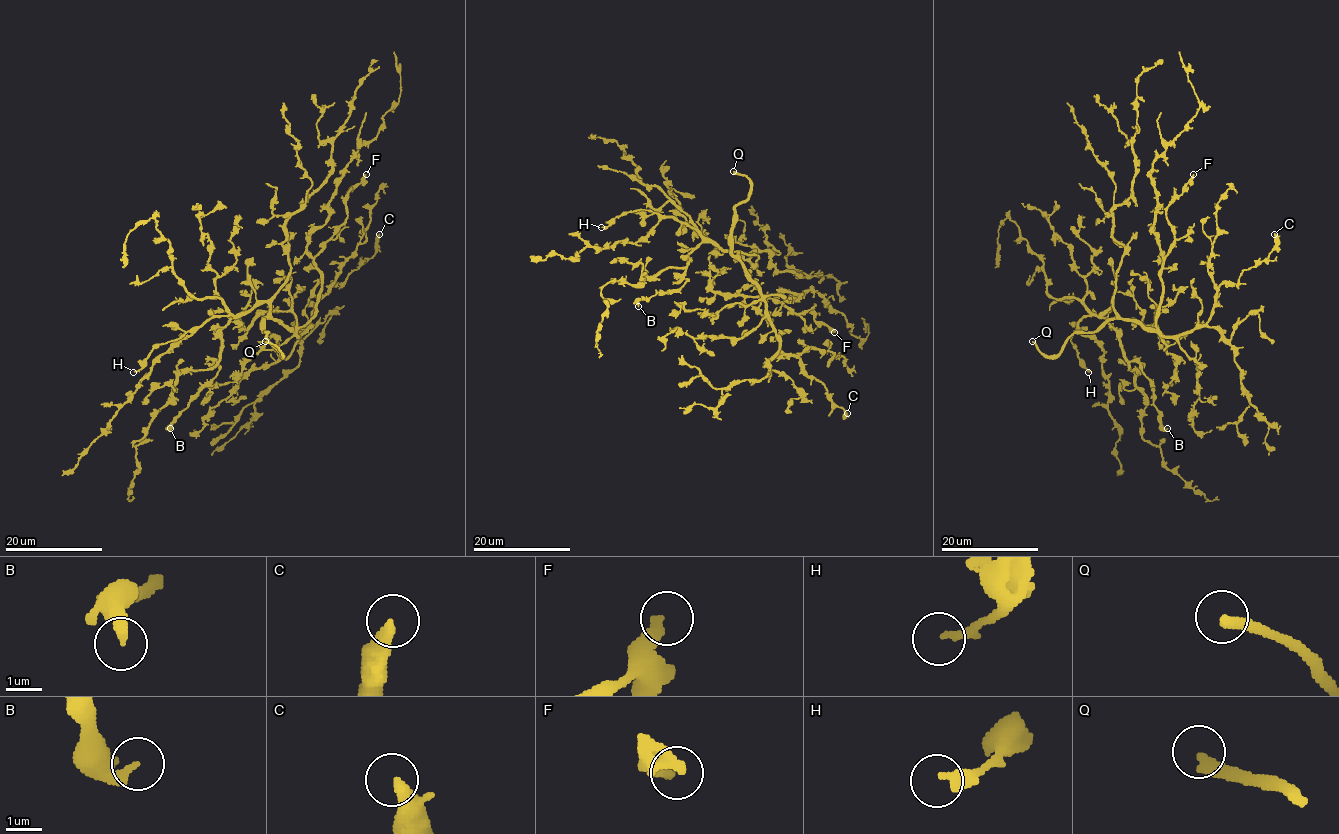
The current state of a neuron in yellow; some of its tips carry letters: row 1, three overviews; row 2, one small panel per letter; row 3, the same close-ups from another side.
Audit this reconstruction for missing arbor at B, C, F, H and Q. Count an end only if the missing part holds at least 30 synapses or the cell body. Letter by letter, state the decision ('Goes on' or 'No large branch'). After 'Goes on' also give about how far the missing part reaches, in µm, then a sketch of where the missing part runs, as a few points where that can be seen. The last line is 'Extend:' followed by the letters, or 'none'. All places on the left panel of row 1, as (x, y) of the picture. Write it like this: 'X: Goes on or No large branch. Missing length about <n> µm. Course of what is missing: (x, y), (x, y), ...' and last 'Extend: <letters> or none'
B: No large branch
C: No large branch
F: No large branch
H: No large branch
Q: Goes on. Missing length about 25 µm. Course of what is missing: (265, 341), (255, 349), (264, 355), (296, 358), (305, 363), (317, 375), (322, 390), (332, 398)
Extend: Q

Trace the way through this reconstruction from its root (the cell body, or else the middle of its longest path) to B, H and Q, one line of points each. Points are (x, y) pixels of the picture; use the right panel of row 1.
B: (1139, 323), (1124, 319), (1113, 303), (1103, 312), (1122, 355), (1149, 380), (1167, 428)
H: (1139, 323), (1124, 319), (1113, 303), (1098, 315), (1086, 315), (1079, 322), (1070, 341), (1088, 372)
Q: (1139, 323), (1107, 319), (1093, 332), (1074, 333), (1058, 353), (1050, 356), (1045, 356), (1032, 341)

